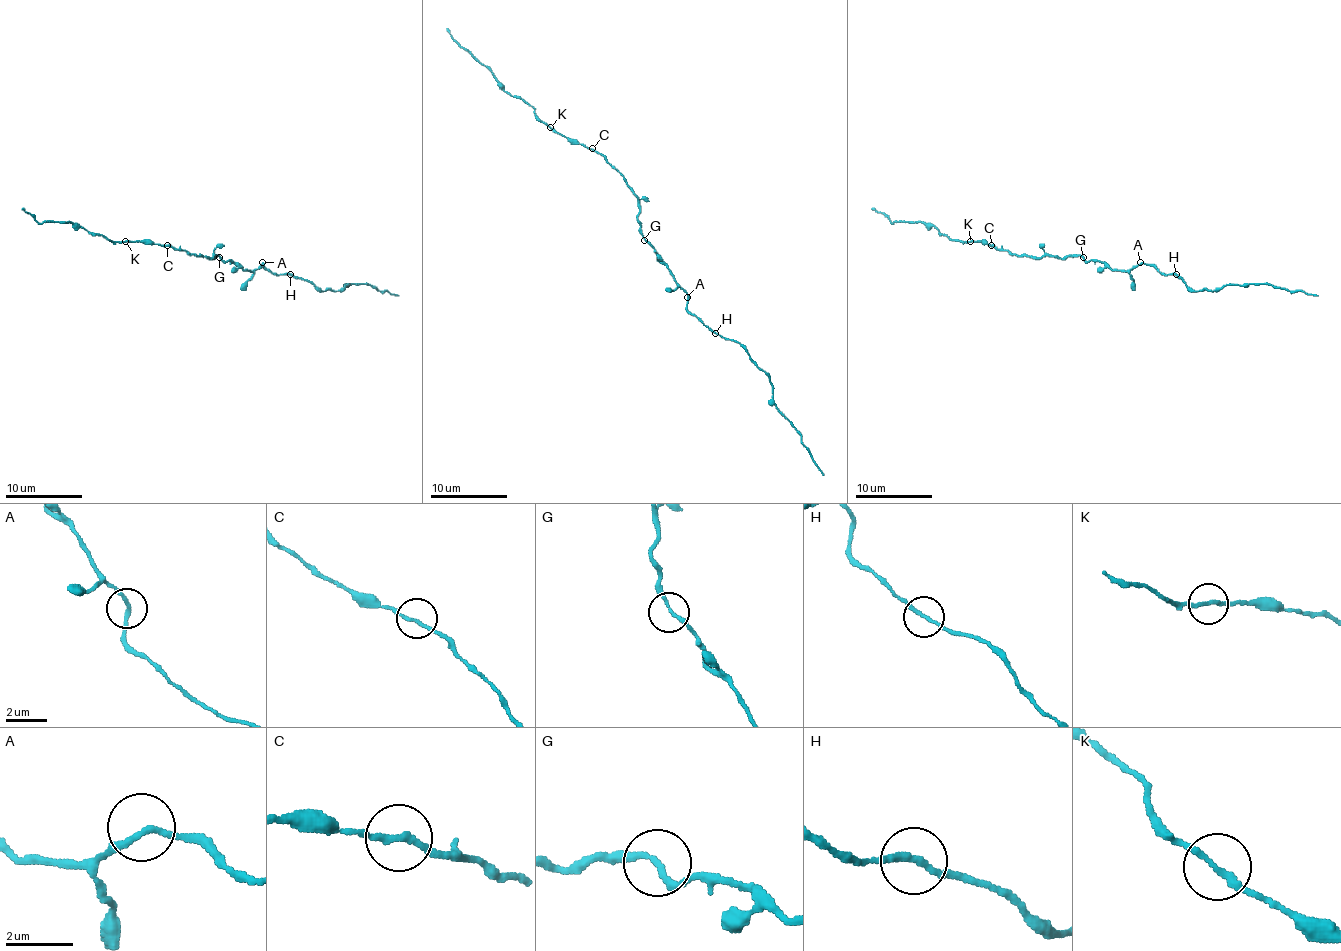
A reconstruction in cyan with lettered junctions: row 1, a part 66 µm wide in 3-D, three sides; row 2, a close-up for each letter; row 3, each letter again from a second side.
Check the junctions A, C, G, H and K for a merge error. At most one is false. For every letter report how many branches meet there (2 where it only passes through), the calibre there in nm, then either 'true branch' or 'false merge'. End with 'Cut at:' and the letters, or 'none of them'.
A: 2 | 180 nm | true branch
C: 2 | 180 nm | true branch
G: 2 | 180 nm | true branch
H: 2 | 180 nm | false merge
K: 2 | 190 nm | true branch
Cut at: H

